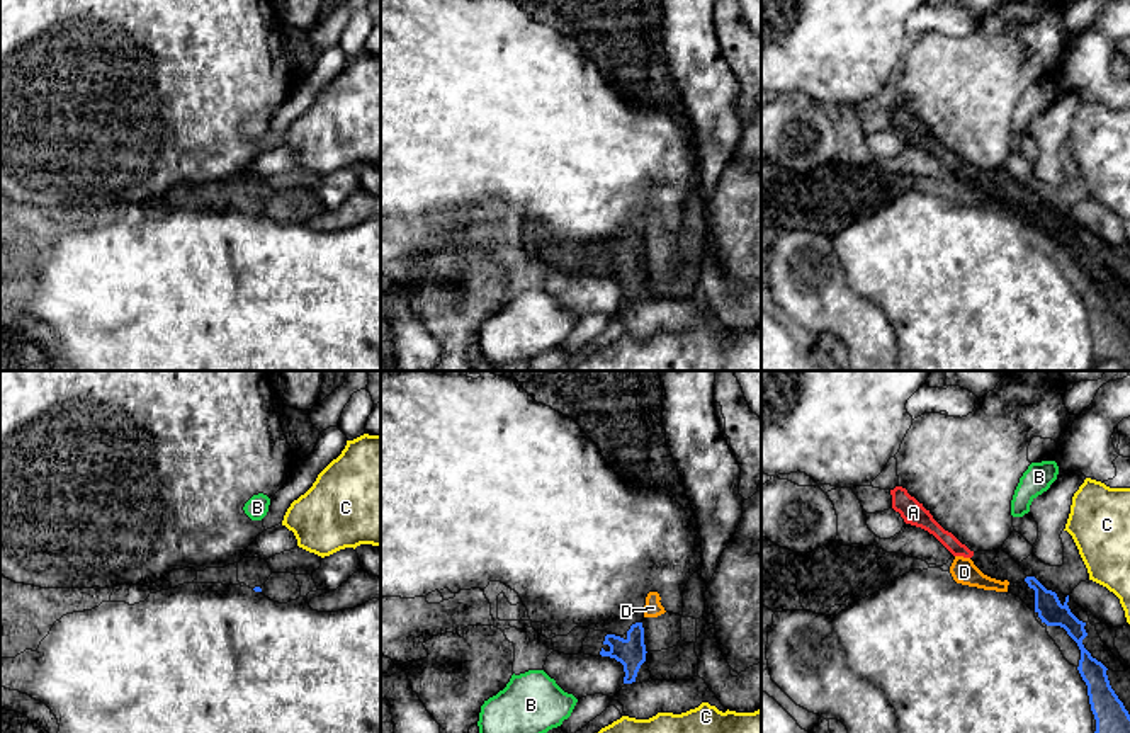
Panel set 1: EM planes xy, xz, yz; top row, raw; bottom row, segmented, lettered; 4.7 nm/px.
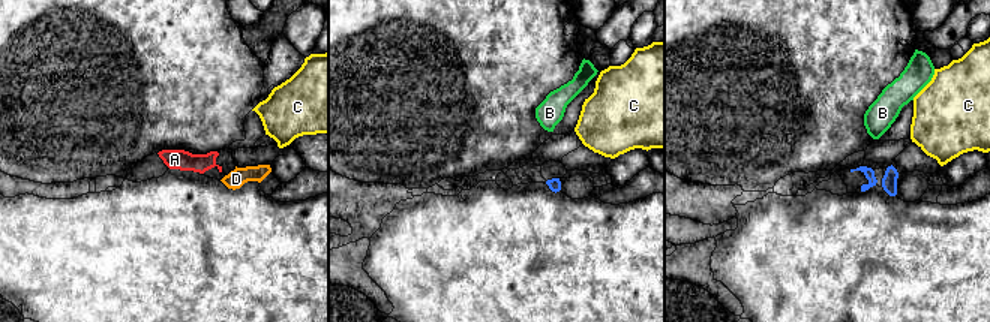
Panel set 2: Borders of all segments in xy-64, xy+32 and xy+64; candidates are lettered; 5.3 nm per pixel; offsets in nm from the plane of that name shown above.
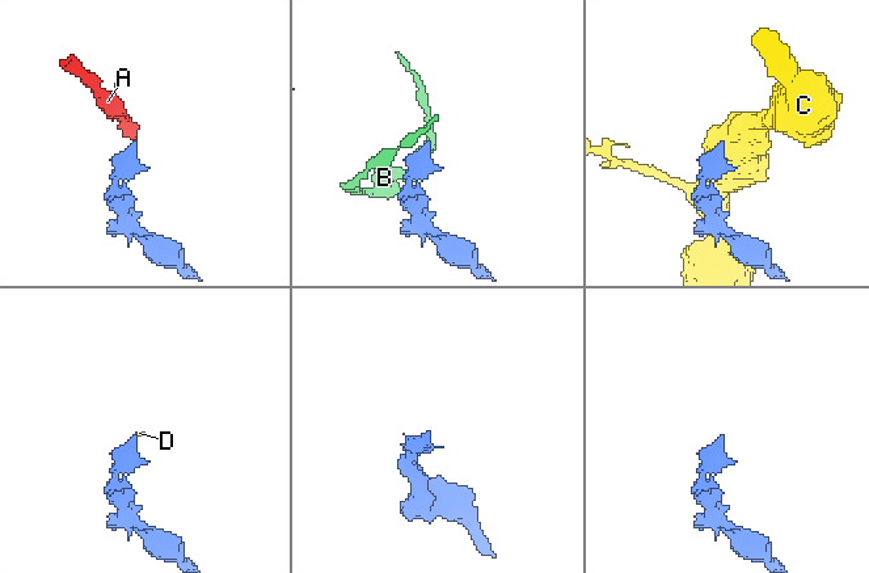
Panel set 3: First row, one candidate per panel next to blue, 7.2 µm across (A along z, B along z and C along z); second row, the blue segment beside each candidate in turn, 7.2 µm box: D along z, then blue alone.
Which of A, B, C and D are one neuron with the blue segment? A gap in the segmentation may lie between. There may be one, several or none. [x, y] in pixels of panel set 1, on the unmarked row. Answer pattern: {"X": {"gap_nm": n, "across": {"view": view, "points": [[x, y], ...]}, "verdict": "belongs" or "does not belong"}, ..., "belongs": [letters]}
{"A": {"gap_nm": 280, "across": {"view": "yz", "points": [[1025, 198], [972, 174]]}, "verdict": "belongs"}, "B": {"gap_nm": 240, "across": {"view": "xz", "points": [[602, 274], [571, 313]]}, "verdict": "does not belong"}, "C": {"gap_nm": 130, "across": {"view": "yz", "points": [[1067, 215], [1090, 198]]}, "verdict": "does not belong"}, "D": {"gap_nm": 40, "across": {"view": "xz", "points": [[641, 242], [644, 235]]}, "verdict": "does not belong"}, "belongs": ["A"]}

